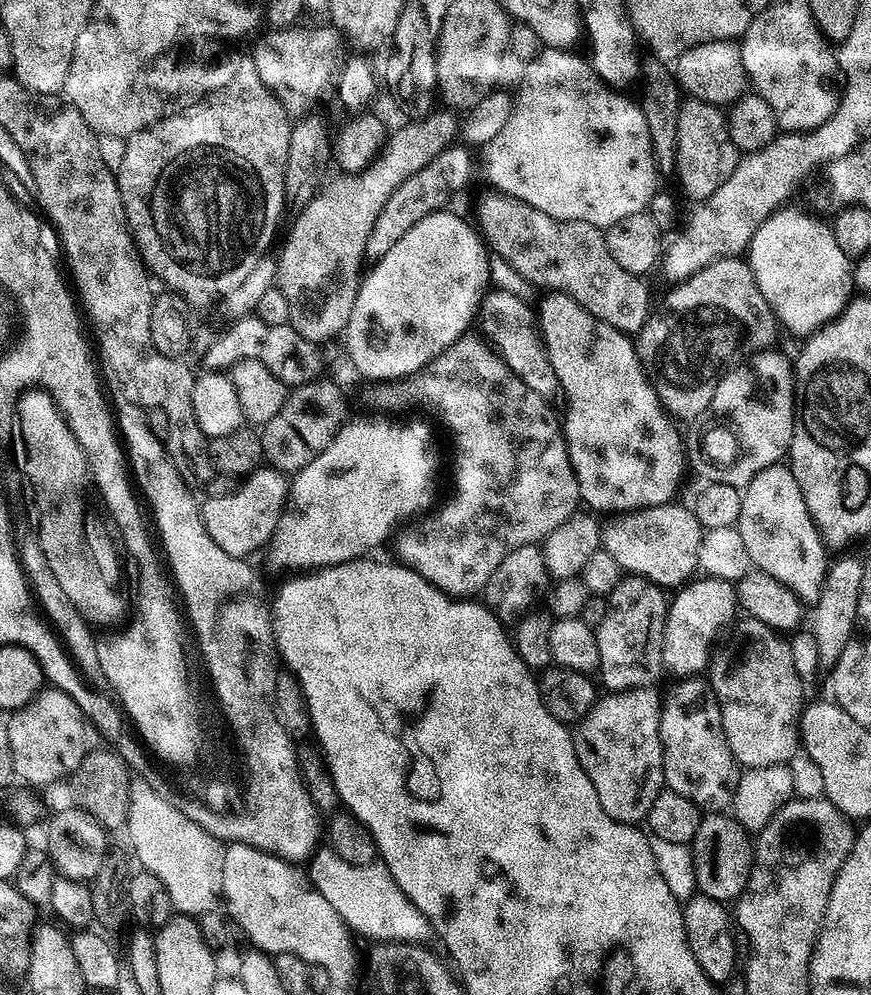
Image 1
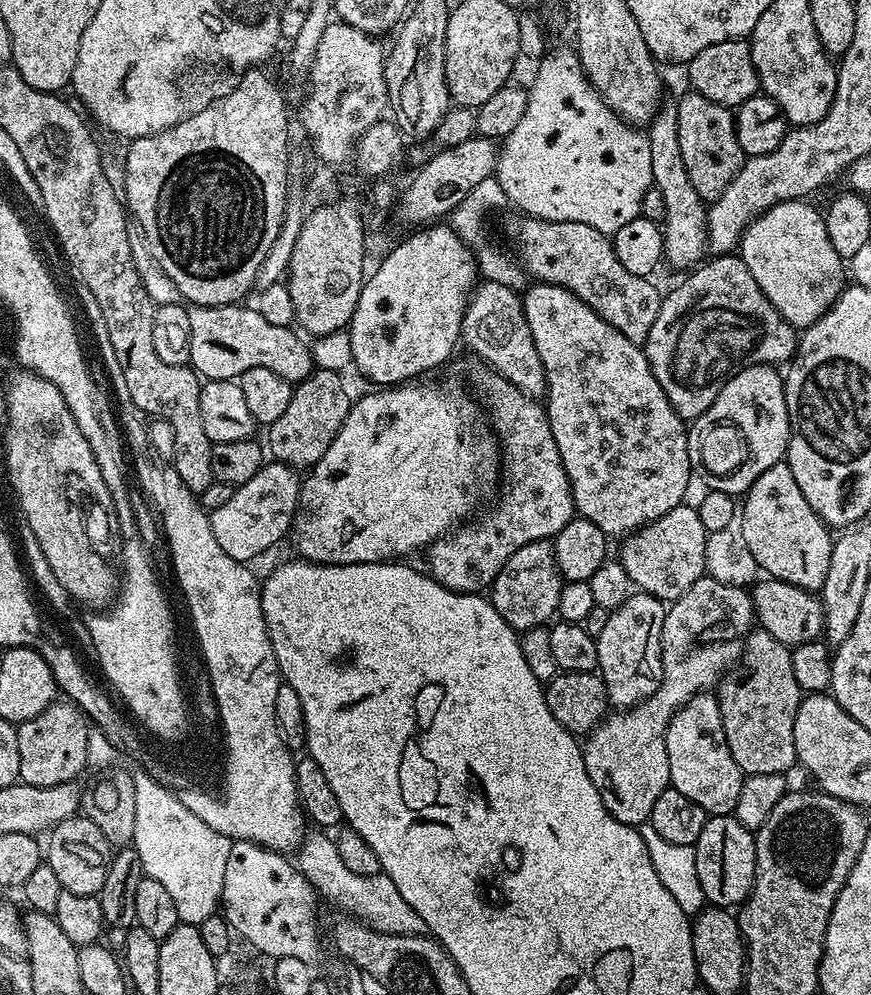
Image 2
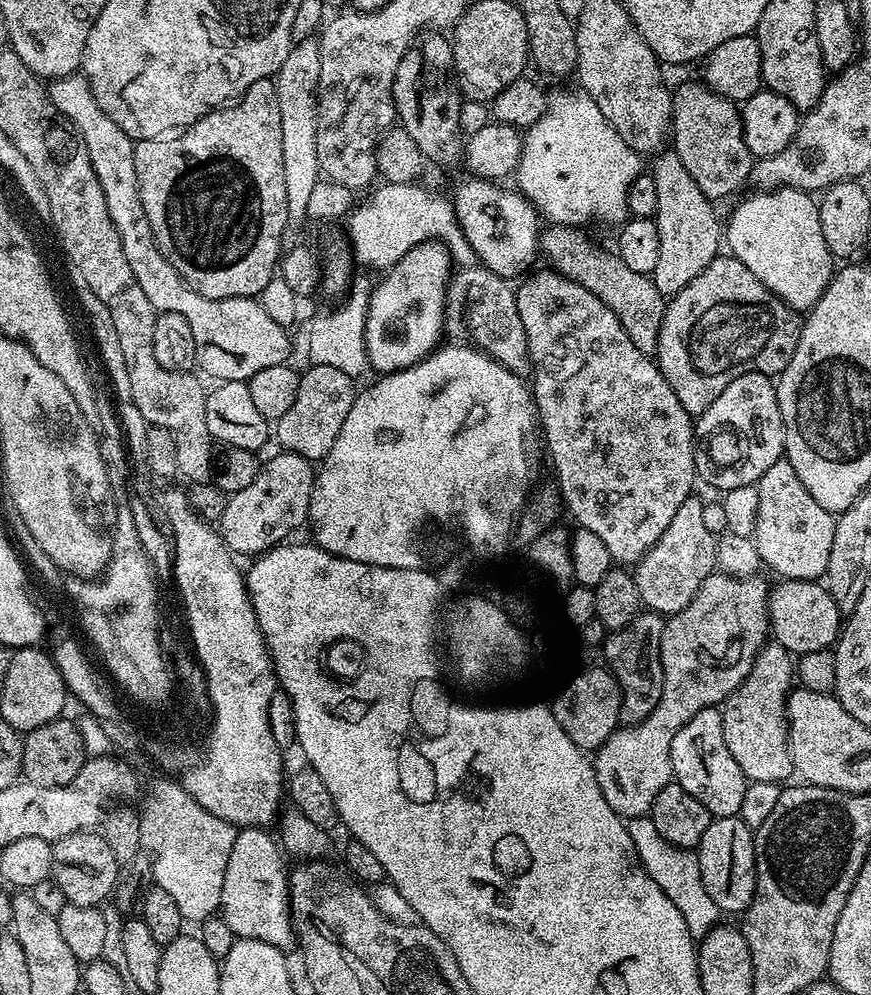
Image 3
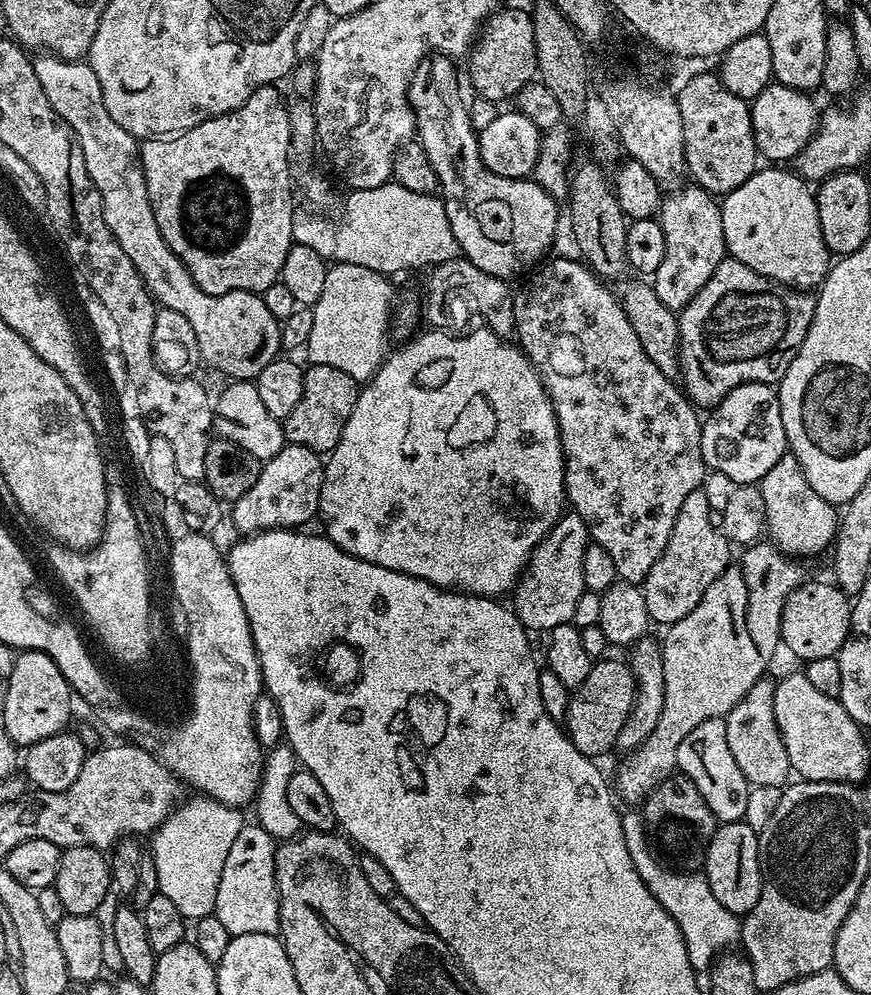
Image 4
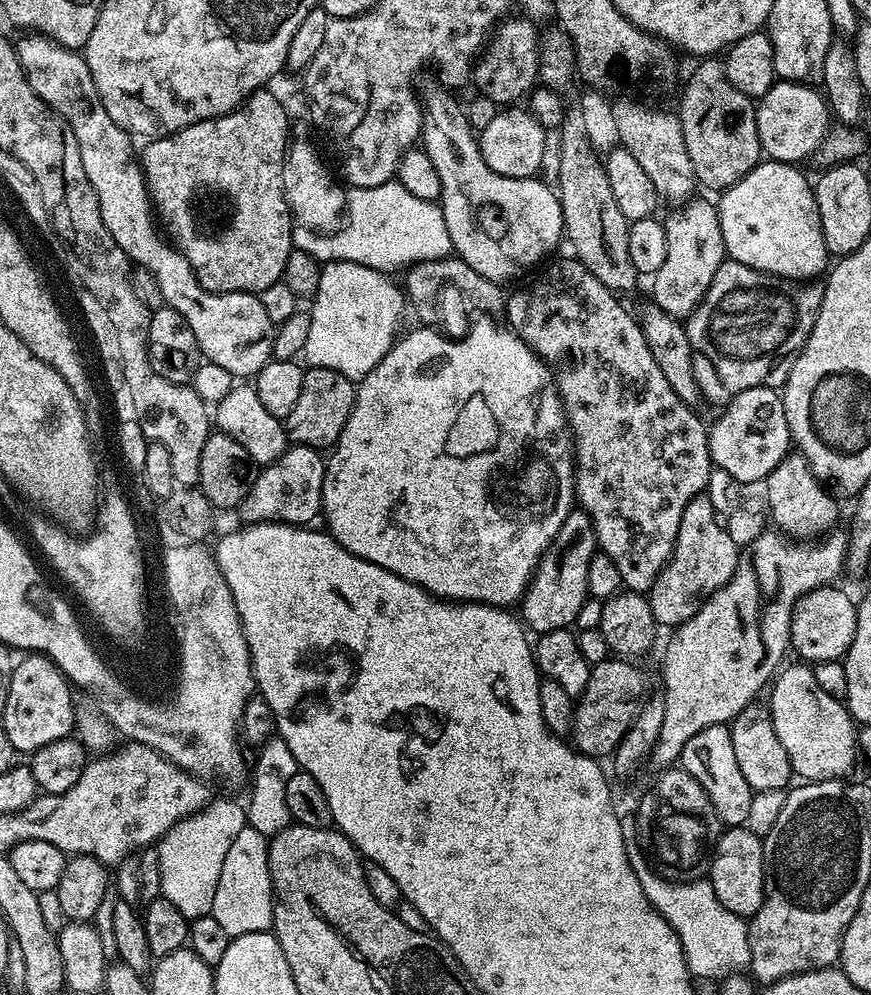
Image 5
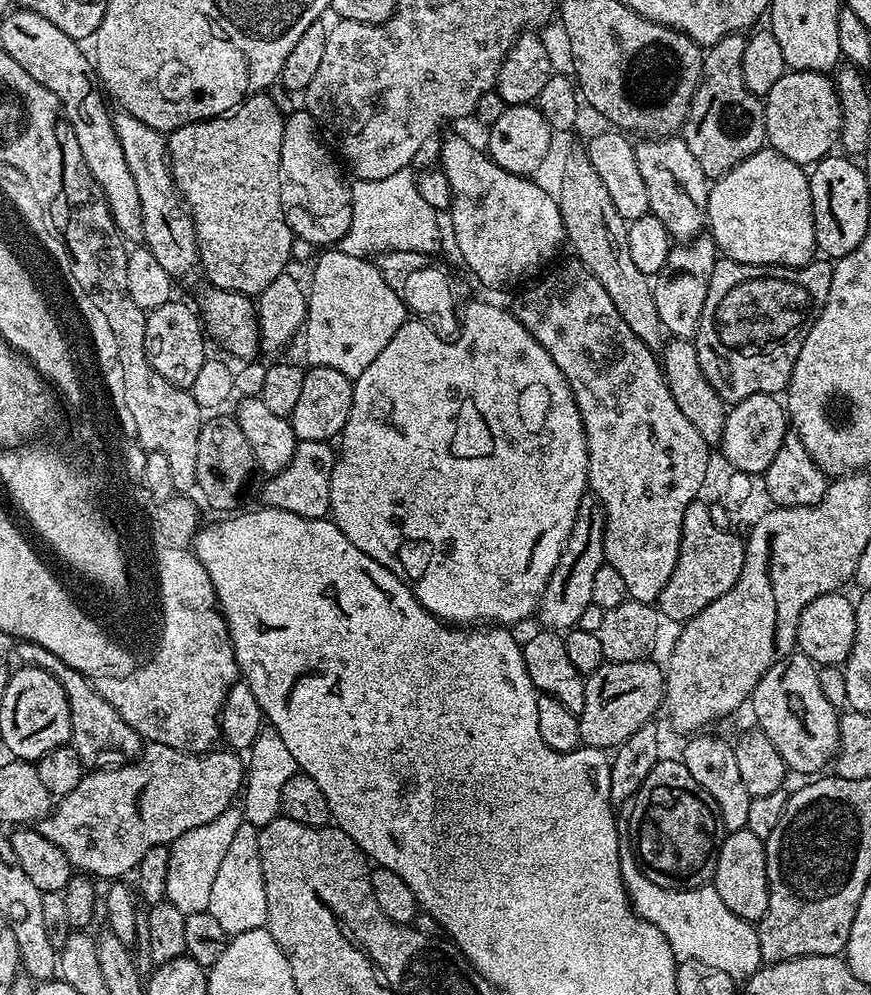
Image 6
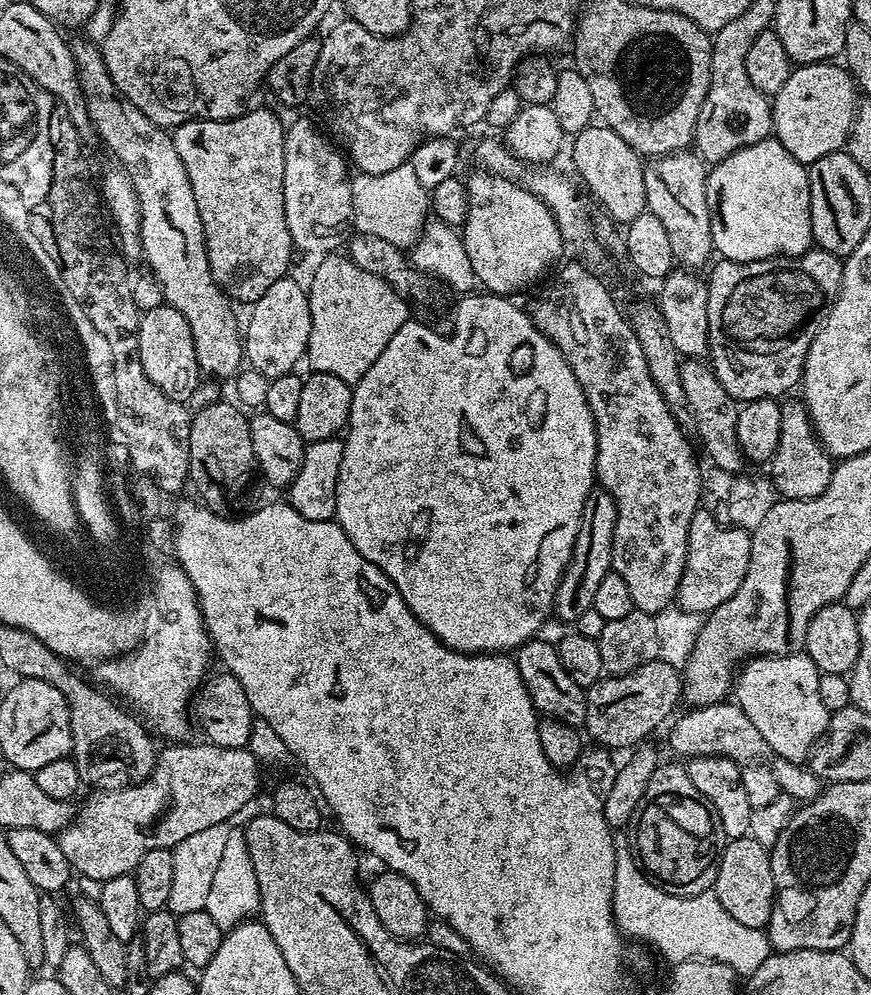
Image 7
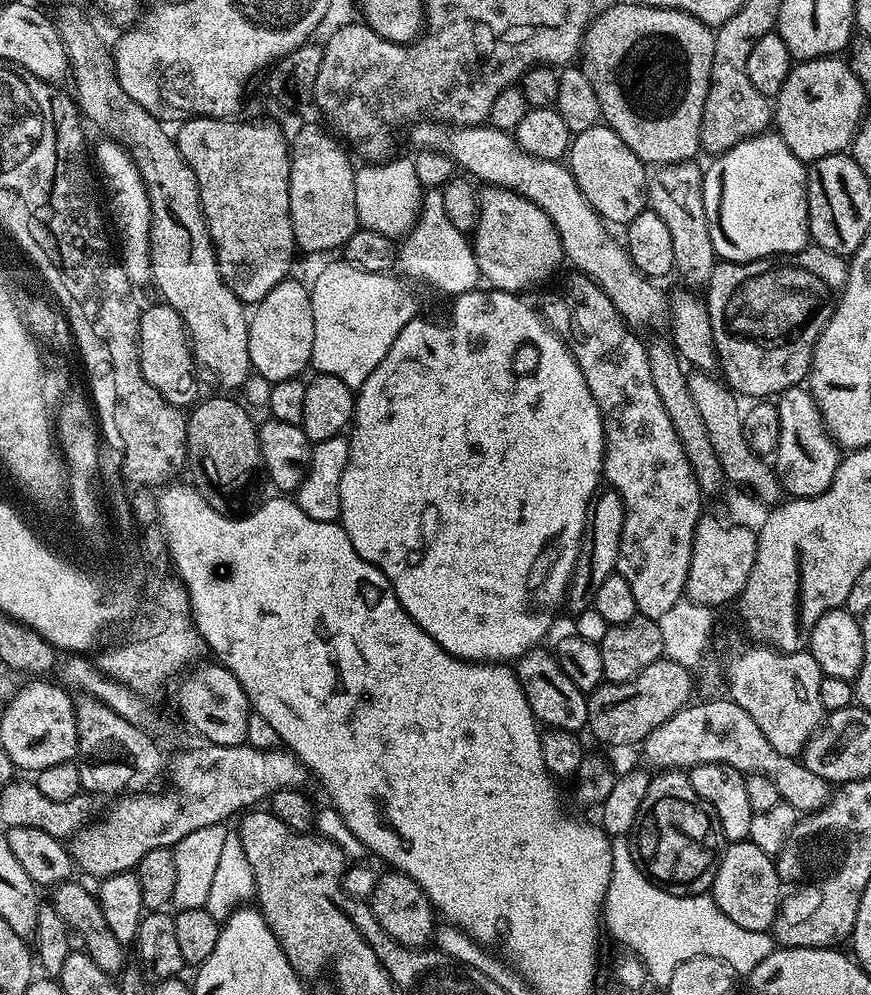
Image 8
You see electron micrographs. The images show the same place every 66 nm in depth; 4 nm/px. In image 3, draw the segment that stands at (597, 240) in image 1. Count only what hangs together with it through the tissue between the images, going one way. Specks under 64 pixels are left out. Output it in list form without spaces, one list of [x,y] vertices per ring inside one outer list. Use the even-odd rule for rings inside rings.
[[[568,226],[545,227],[539,242],[542,256],[552,263],[549,264],[551,271],[570,277],[578,282],[578,286],[586,286],[594,298],[602,298],[602,302],[614,310],[614,318],[622,322],[622,330],[630,334],[630,342],[634,342],[638,350],[655,353],[662,330],[665,296],[660,293],[658,286],[654,286],[651,275],[643,276],[630,270],[630,266],[626,266],[626,262],[622,262],[615,251],[604,253],[584,232],[587,231],[573,230]]]

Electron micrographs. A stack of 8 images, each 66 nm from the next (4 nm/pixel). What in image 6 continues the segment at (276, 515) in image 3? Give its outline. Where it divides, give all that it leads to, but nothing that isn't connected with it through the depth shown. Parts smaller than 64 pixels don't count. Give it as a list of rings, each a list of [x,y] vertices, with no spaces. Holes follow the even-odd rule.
[[[302,440],[297,443],[294,458],[280,472],[271,473],[264,484],[263,503],[269,508],[286,510],[302,518],[322,520],[329,515],[330,474],[334,470],[337,449],[329,441],[310,442]]]

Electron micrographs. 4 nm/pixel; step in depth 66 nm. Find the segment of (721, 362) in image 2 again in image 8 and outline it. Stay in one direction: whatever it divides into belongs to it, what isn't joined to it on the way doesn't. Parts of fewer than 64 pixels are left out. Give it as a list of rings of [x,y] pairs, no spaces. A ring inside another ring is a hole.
[[[809,246],[800,252],[791,252],[788,256],[767,256],[765,260],[751,260],[745,264],[730,264],[727,262],[717,263],[716,269],[710,274],[706,285],[706,303],[710,314],[710,326],[714,326],[714,342],[716,343],[716,359],[719,371],[724,371],[723,379],[731,391],[744,396],[756,396],[752,398],[776,398],[781,392],[788,388],[795,388],[807,381],[809,372],[812,371],[812,355],[814,346],[840,301],[840,294],[843,292],[848,281],[848,260],[843,256],[834,254],[825,248]]]

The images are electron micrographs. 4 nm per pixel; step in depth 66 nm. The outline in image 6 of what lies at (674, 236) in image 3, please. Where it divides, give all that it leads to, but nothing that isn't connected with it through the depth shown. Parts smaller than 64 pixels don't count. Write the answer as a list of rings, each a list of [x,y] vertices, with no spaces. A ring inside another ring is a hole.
[[[697,234],[687,242],[677,243],[668,251],[668,264],[655,277],[652,293],[654,306],[658,306],[658,318],[662,318],[662,326],[669,337],[695,337],[717,259],[716,242],[708,234]]]

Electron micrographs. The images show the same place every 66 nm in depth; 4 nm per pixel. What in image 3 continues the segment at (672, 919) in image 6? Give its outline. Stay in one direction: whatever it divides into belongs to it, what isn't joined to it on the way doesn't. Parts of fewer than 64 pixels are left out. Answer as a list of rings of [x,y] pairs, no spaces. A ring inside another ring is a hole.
[[[651,815],[633,816],[627,821],[627,826],[634,848],[638,850],[640,867],[650,874],[650,878],[654,878],[654,882],[658,882],[662,894],[666,894],[666,898],[678,906],[686,922],[686,930],[690,930],[693,938],[705,936],[710,929],[721,923],[720,907],[714,898],[710,898],[710,894],[706,894],[706,886],[702,886],[702,870],[698,866],[695,851],[666,842],[666,838],[658,834],[658,826],[654,826]]]

